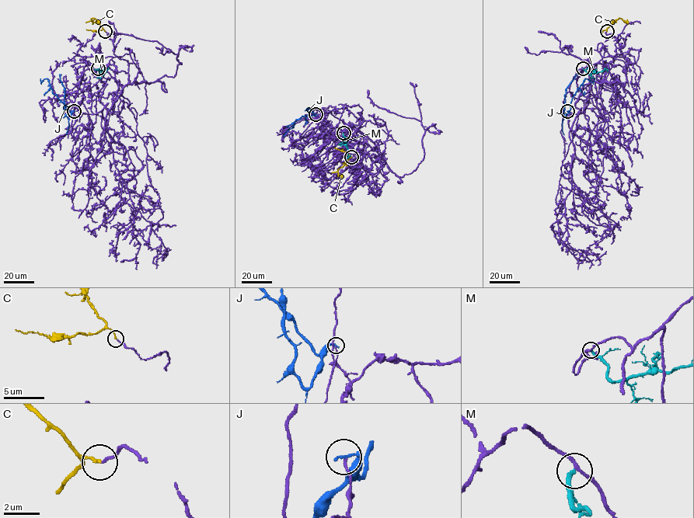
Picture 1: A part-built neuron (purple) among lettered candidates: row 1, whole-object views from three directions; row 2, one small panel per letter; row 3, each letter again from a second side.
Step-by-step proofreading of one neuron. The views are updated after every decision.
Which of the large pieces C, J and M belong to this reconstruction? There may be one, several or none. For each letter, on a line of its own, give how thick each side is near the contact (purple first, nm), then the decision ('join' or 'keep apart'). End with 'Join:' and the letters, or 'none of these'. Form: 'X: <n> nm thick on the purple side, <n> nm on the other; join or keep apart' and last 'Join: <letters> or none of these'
C: 120 nm thick on the purple side, 140 nm on the other; join
J: 130 nm thick on the purple side, 150 nm on the other; keep apart
M: 170 nm thick on the purple side, 240 nm on the other; keep apart
Join: C

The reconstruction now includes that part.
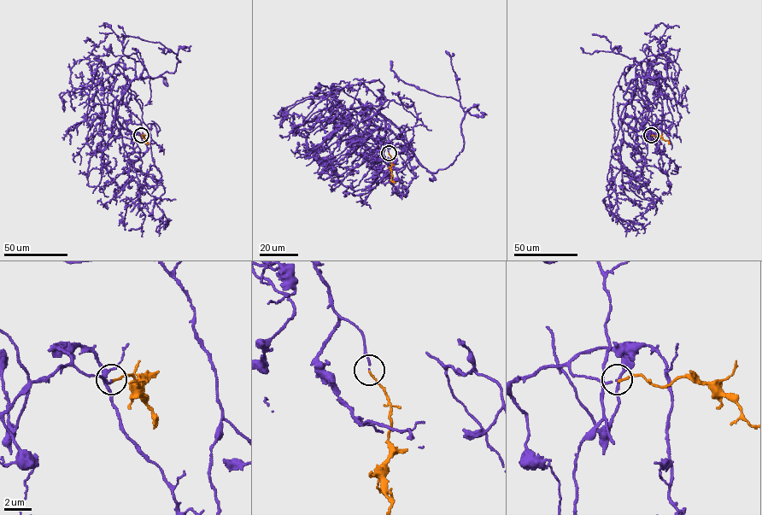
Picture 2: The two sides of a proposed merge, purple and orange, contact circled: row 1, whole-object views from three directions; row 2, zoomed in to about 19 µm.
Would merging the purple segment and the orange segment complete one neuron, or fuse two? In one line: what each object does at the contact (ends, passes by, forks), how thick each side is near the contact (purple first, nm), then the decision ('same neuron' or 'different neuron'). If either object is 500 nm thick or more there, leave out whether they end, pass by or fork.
purple ends there; orange ends there; 120 nm thick on the purple side, 120 nm on the other; same neuron

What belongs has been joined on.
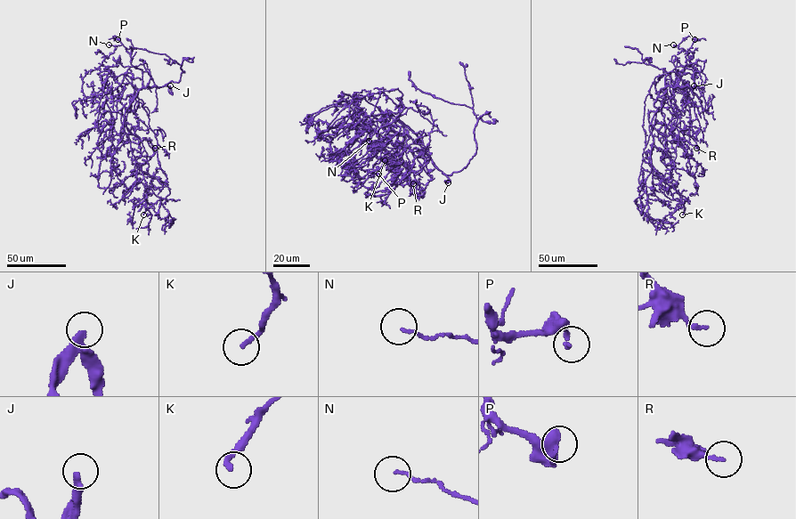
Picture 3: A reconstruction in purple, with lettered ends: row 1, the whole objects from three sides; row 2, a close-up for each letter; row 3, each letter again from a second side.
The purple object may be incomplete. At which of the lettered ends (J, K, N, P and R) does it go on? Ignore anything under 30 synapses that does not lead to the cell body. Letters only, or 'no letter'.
J, K

